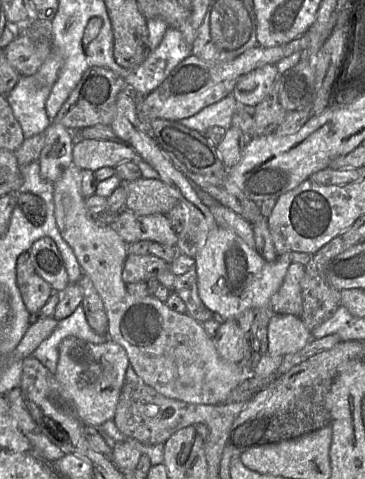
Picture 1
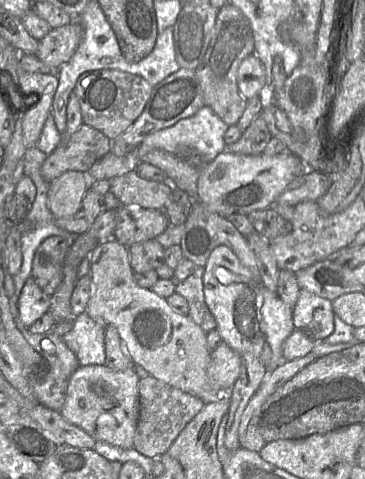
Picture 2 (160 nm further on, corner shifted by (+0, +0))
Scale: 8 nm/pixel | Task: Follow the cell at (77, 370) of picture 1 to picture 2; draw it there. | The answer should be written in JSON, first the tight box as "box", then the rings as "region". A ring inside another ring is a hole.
{"box":[61,365,139,448],"region":[[[105,365],[80,366],[71,376],[61,415],[96,441],[133,448],[139,419],[139,377],[133,369],[114,371]]]}

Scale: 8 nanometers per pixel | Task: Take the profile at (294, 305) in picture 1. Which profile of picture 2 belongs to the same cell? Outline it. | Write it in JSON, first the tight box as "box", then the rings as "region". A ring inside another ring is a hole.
{"box":[292,289,334,341],"region":[[[301,289],[297,302],[292,309],[295,329],[307,334],[314,341],[321,341],[334,330],[332,301]]]}

